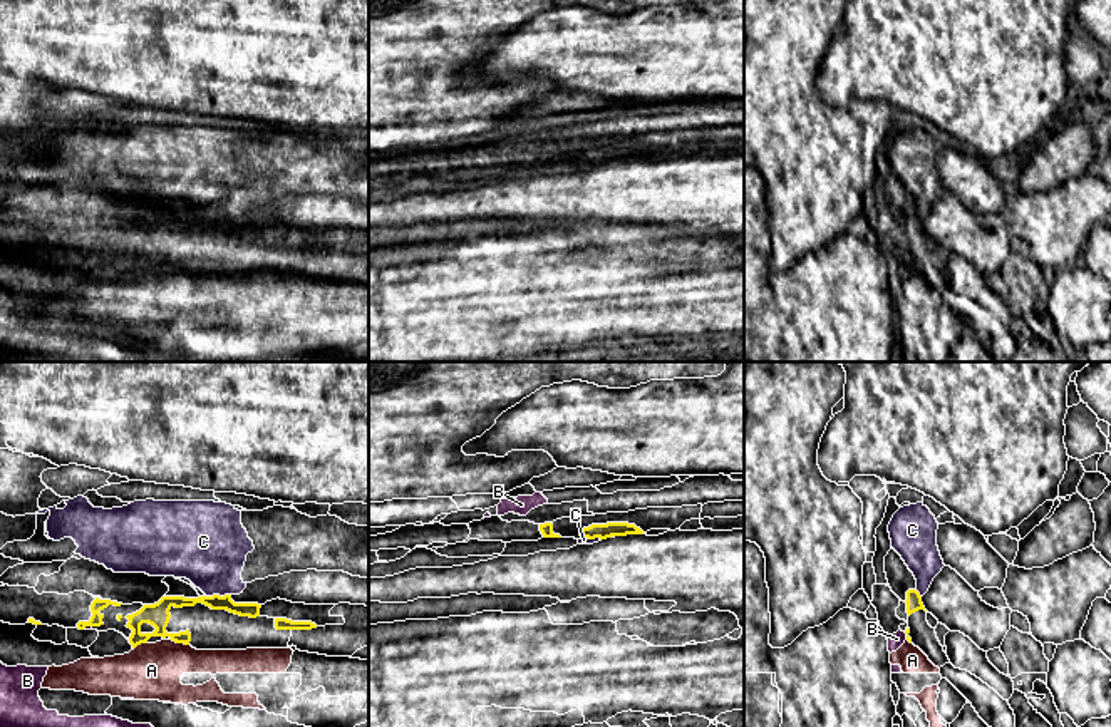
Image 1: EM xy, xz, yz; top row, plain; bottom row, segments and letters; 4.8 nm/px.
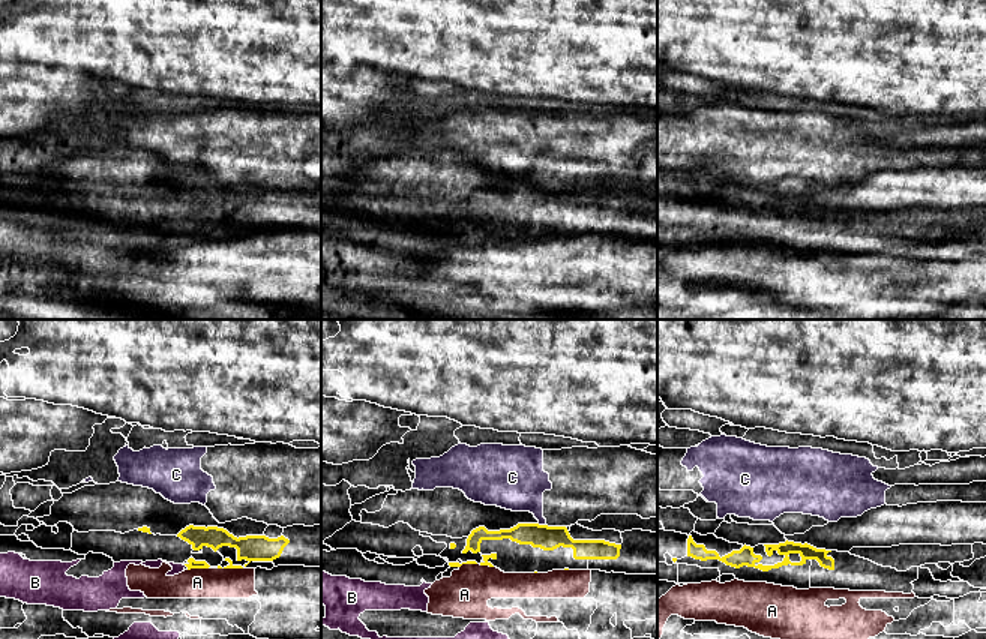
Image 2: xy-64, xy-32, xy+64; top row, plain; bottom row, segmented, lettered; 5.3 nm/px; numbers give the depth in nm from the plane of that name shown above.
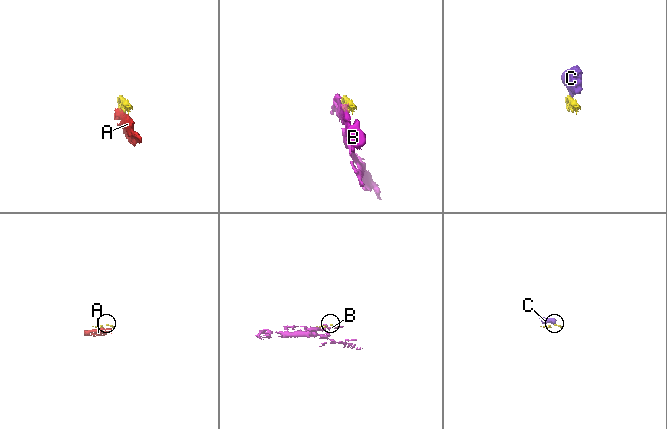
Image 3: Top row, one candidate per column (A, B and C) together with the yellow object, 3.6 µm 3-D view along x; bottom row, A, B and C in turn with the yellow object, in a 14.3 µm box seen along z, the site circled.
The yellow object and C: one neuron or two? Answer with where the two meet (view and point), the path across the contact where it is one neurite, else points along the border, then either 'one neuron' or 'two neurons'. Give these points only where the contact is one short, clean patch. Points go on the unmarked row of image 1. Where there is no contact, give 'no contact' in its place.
xy (218, 220) | along xy (230, 218), (206, 221) | two neurons

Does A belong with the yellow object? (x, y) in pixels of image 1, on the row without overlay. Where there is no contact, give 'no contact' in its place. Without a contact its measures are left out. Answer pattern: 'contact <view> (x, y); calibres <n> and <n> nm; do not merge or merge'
contact xy (180, 267); calibres 120 and 280 nm; do not merge

